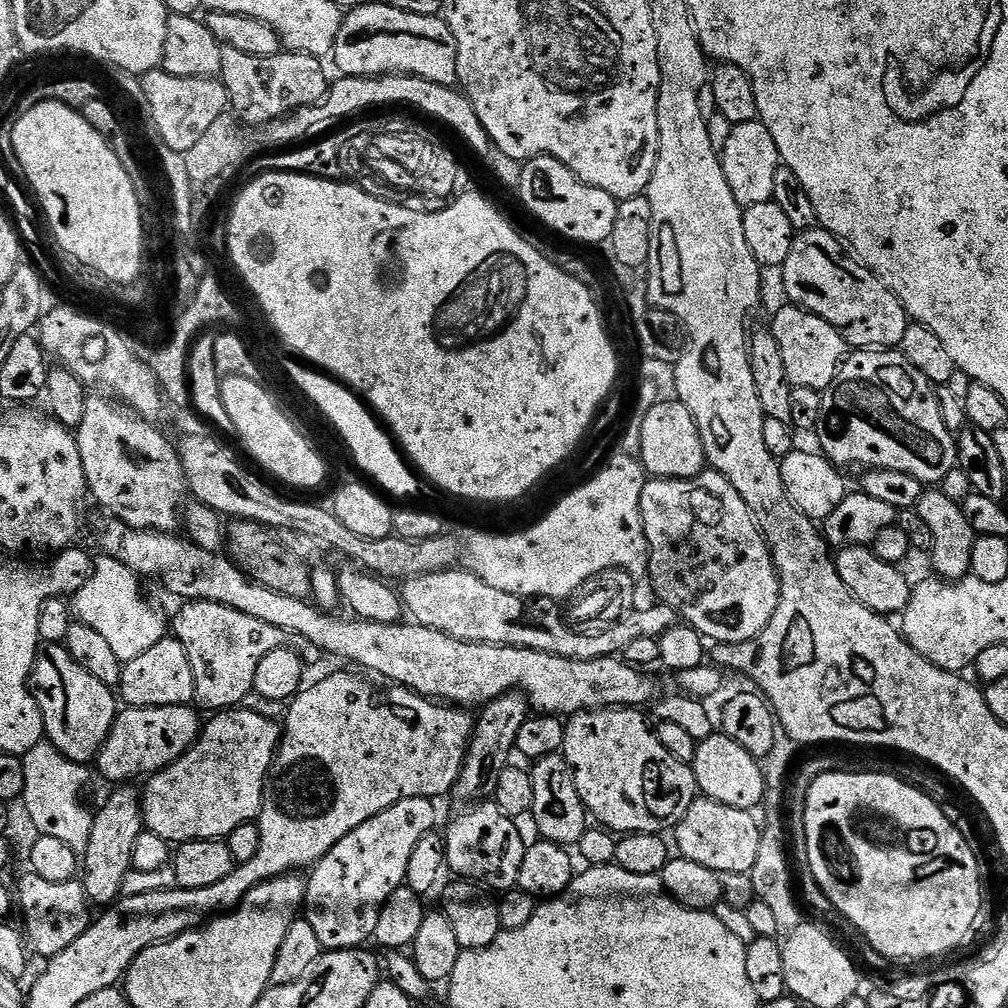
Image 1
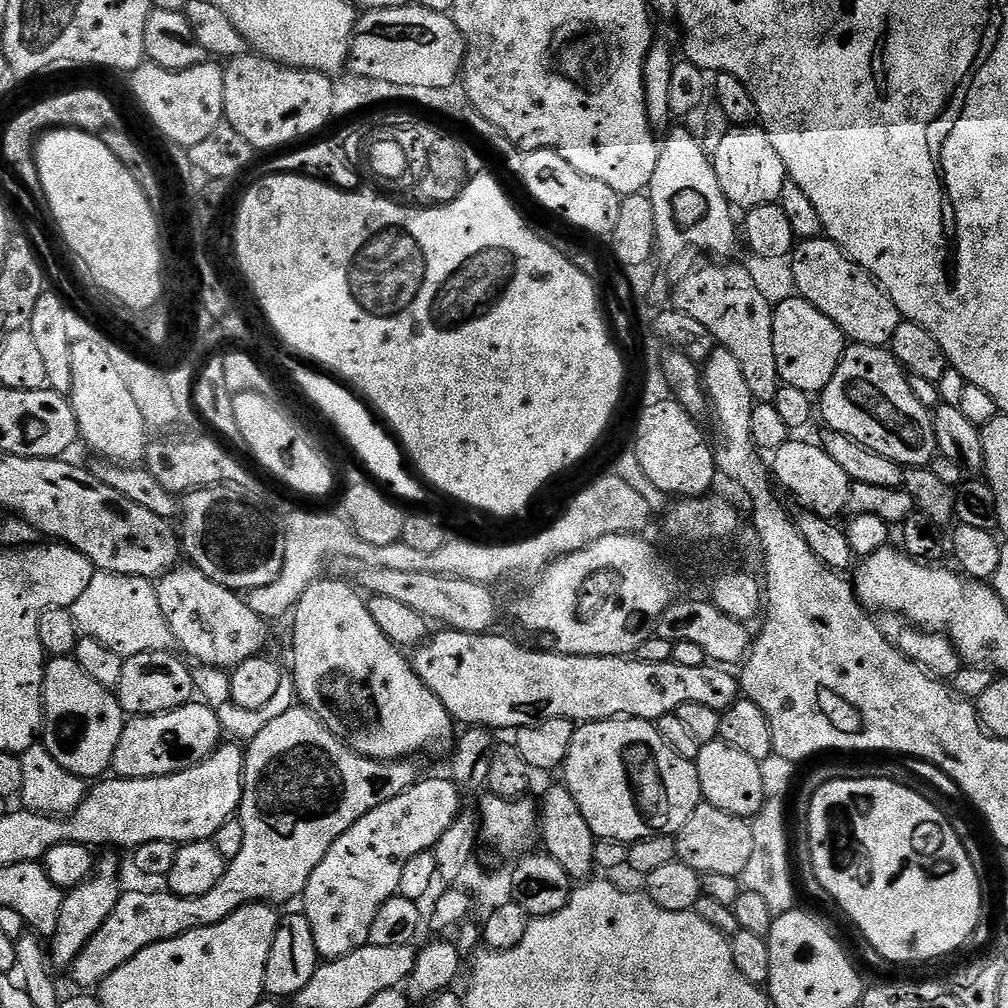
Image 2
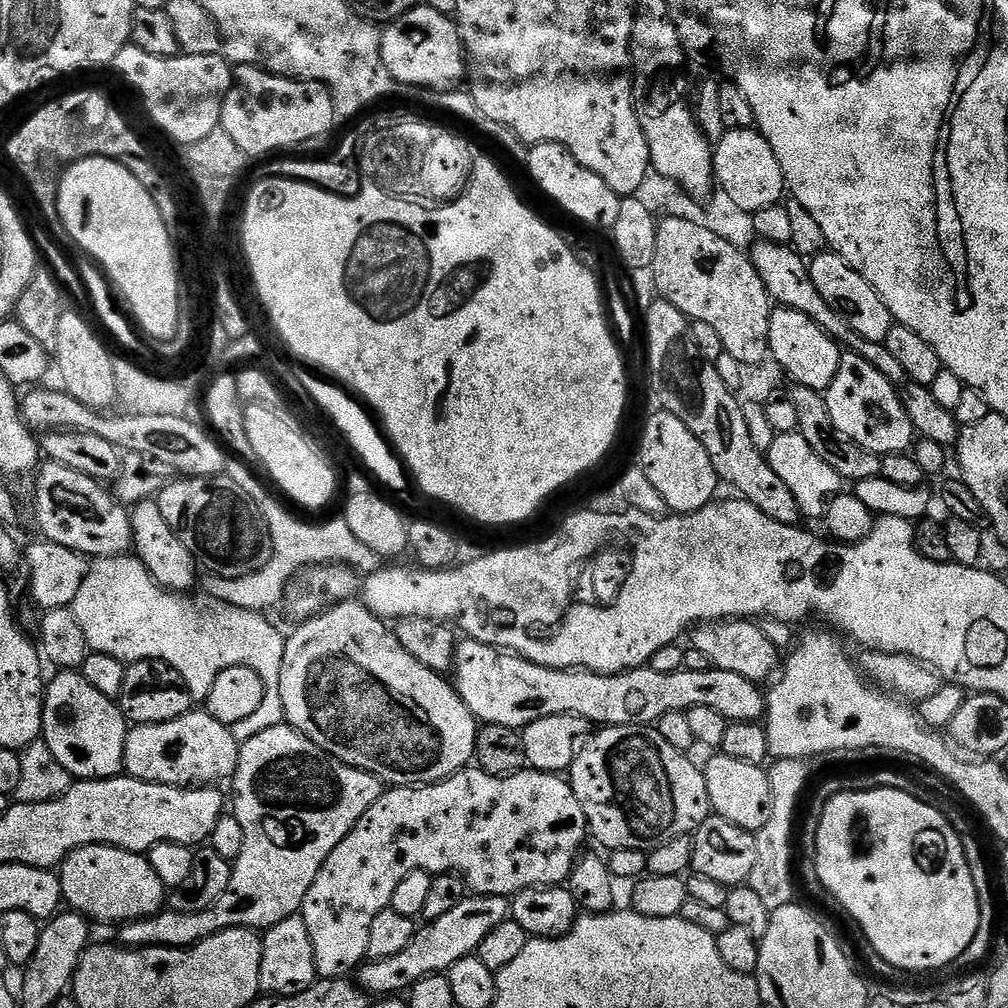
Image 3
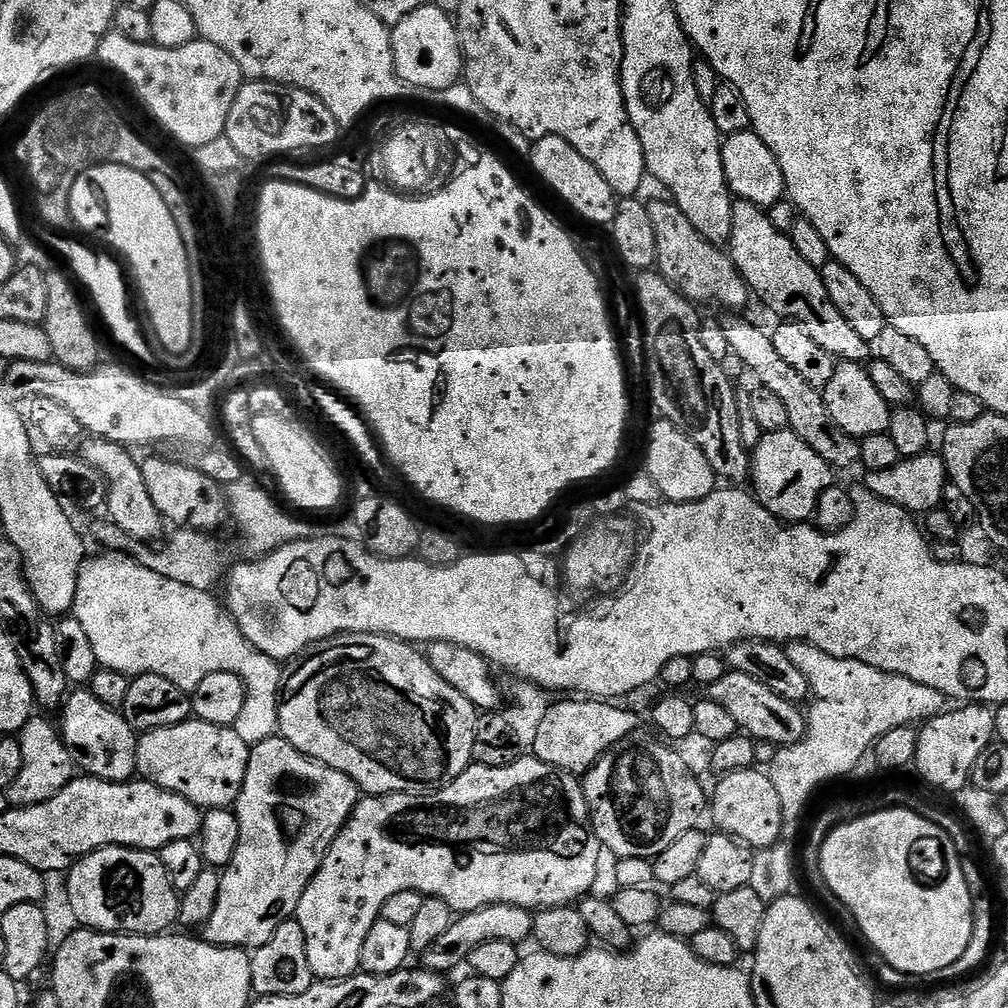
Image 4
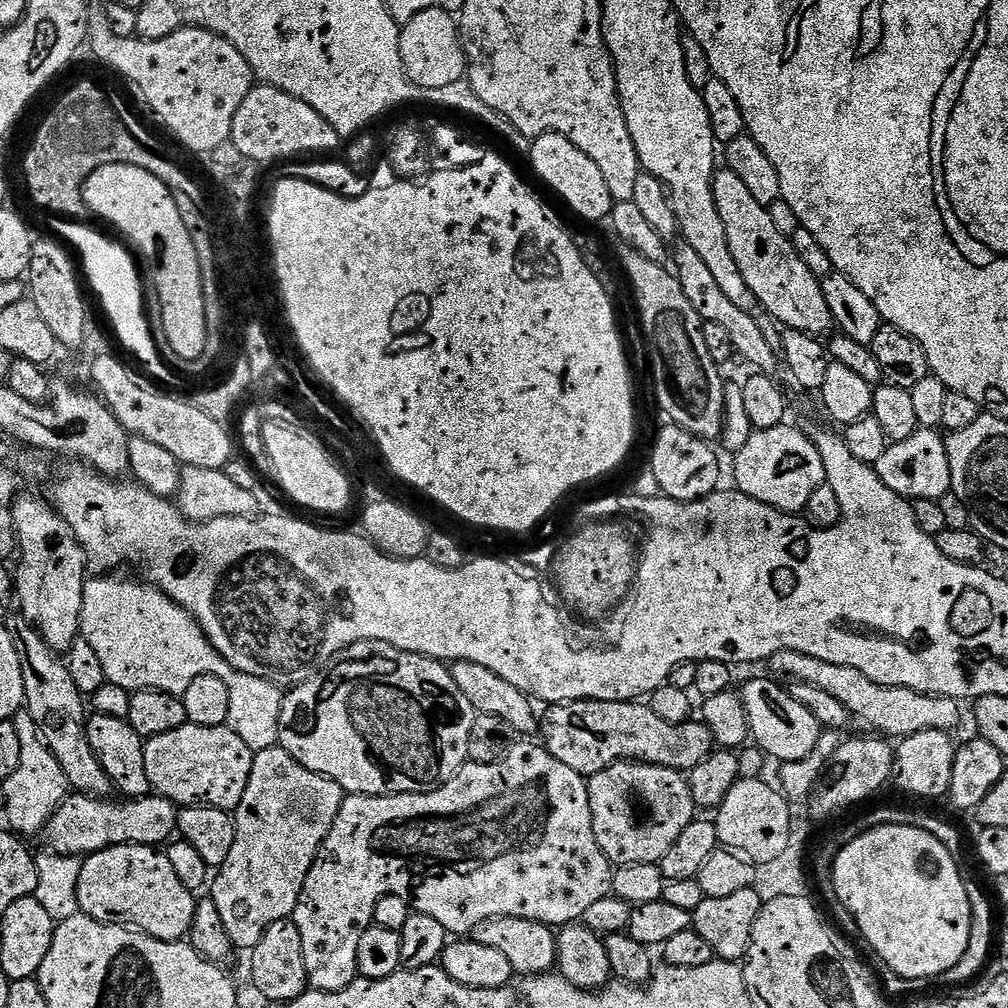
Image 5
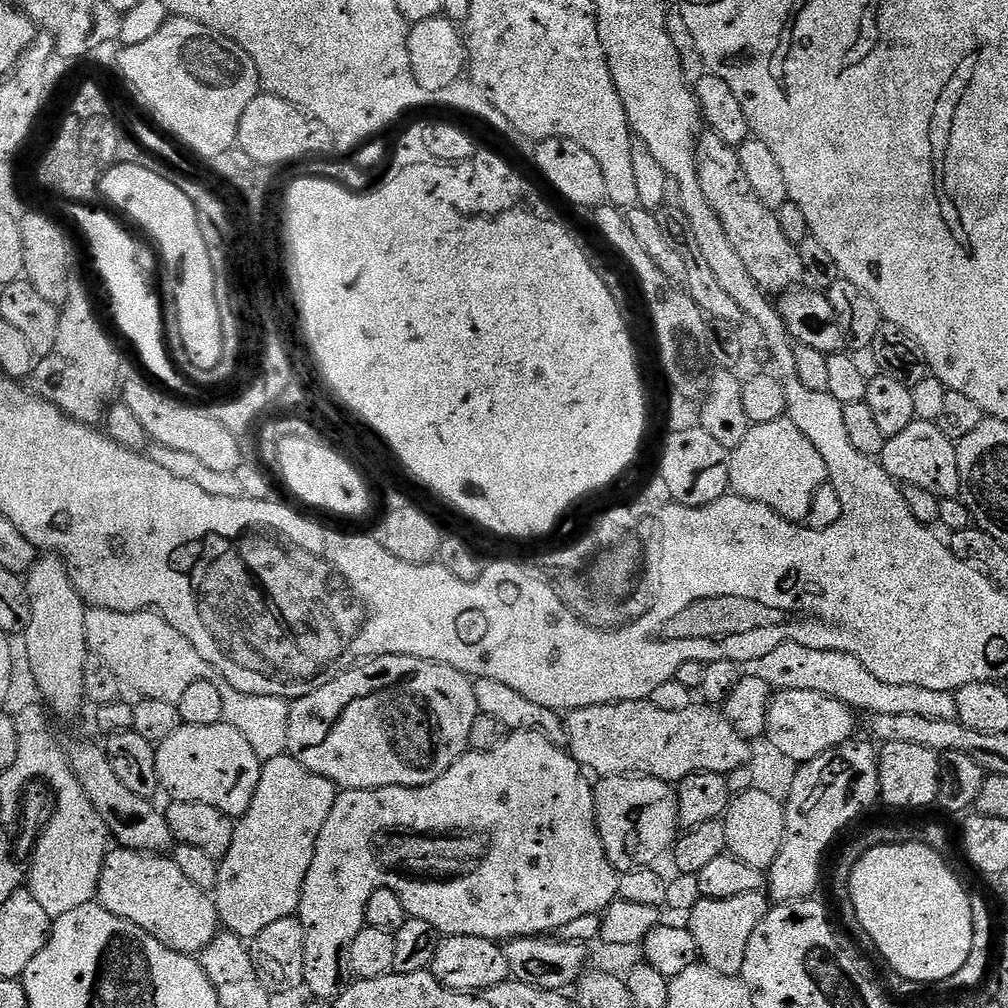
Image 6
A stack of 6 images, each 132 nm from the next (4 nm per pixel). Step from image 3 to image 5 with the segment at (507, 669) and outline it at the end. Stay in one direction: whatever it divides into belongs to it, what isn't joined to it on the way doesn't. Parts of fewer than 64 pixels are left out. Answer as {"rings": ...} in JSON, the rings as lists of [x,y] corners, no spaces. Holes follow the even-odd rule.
{"rings":[[[748,680],[744,688],[739,689],[739,693],[746,706],[746,718],[751,739],[754,744],[756,740],[757,746],[762,751],[769,752],[776,762],[793,764],[799,760],[805,760],[816,749],[822,735],[822,725],[818,722],[818,718],[814,718],[814,714],[810,714],[810,710],[806,710],[806,706],[802,706],[802,702],[798,702],[798,698],[790,695],[787,687],[779,688],[772,680]]]}

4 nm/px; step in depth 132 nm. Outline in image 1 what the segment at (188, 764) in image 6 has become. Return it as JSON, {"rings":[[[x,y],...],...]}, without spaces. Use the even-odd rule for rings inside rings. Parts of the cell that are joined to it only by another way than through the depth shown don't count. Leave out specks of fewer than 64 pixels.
{"rings":[[[187,704],[157,708],[125,707],[117,711],[114,726],[98,757],[101,774],[108,780],[132,782],[143,772],[155,774],[169,768],[175,760],[185,756],[200,735],[202,720],[196,717],[195,711],[195,707]]]}

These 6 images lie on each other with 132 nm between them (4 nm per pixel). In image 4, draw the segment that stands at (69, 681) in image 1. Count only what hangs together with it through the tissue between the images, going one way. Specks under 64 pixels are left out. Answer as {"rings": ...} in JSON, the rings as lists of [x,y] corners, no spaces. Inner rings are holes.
{"rings":[[[76,690],[65,699],[60,714],[60,737],[64,739],[64,745],[70,750],[81,773],[97,776],[99,780],[112,780],[115,784],[131,781],[137,775],[138,733],[128,725],[126,718],[117,709],[102,706],[102,702],[98,702],[90,690]]]}

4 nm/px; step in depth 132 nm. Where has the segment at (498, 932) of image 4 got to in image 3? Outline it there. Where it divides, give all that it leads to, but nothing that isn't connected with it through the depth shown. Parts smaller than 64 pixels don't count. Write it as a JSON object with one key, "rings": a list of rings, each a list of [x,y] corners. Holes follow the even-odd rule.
{"rings":[[[469,895],[462,902],[458,902],[458,906],[454,906],[454,910],[442,914],[442,918],[425,923],[417,931],[410,946],[406,946],[406,950],[394,954],[394,958],[368,960],[359,969],[359,987],[365,993],[376,998],[388,998],[393,994],[407,993],[422,978],[433,974],[447,973],[448,969],[460,960],[471,957],[478,950],[482,938],[486,938],[486,934],[490,934],[498,926],[502,926],[502,922],[509,919],[509,916],[509,897]]]}

